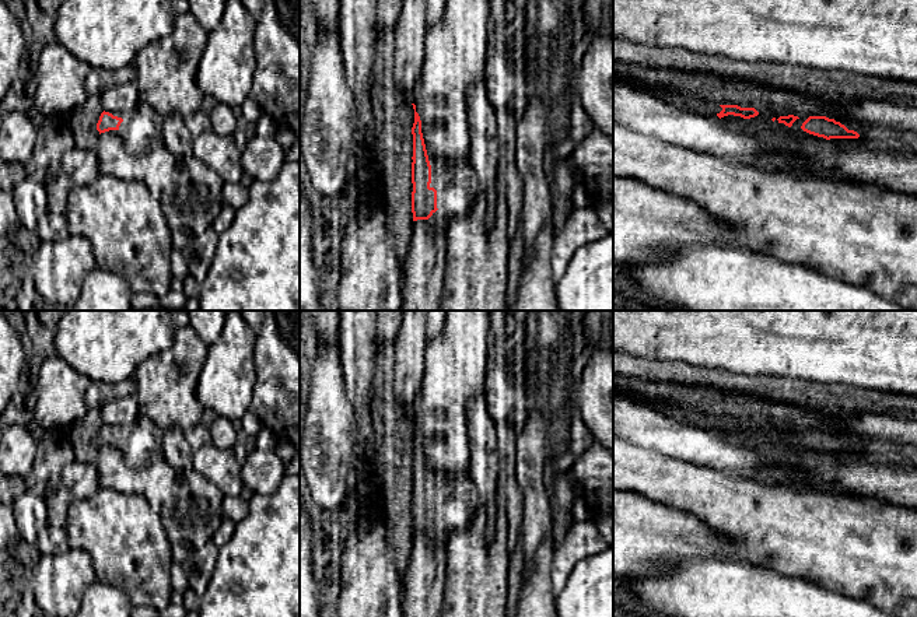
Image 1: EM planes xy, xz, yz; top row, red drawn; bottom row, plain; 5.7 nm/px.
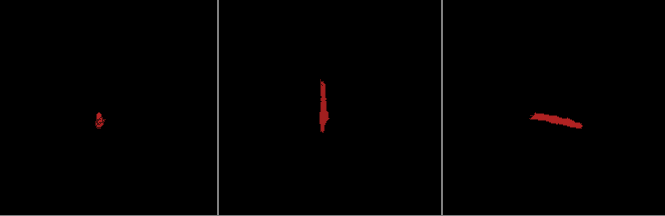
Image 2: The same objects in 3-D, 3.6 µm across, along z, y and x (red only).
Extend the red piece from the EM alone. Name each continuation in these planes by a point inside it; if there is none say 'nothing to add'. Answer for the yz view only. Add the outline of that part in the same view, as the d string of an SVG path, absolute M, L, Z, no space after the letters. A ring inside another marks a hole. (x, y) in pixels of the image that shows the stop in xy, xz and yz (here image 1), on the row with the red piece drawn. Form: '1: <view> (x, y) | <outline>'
1: yz (695, 105) | M664 94L658 98L661 98L664 102L668 102L668 104L676 105L679 108L685 108L685 109L701 113L701 115L717 115L722 111L722 108L720 105L707 106L707 105L704 105L703 102L700 102L697 99L686 99L680 95Z

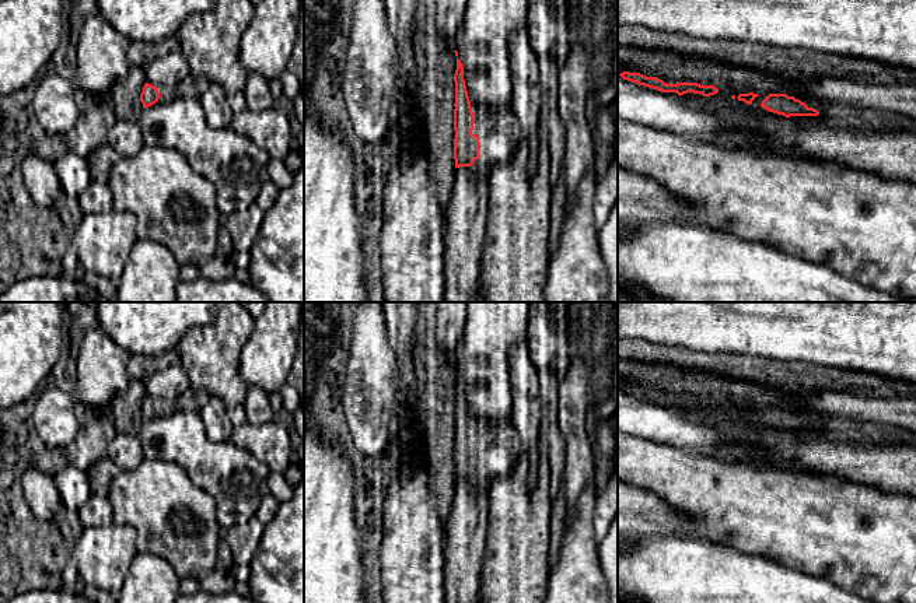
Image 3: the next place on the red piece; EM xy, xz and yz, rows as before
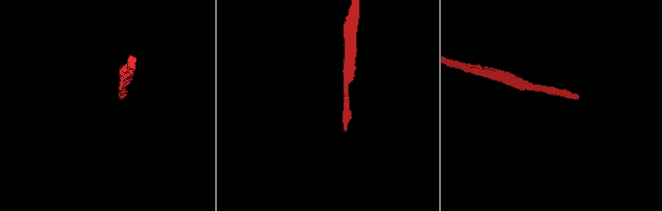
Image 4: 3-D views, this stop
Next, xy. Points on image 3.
nothing to add

